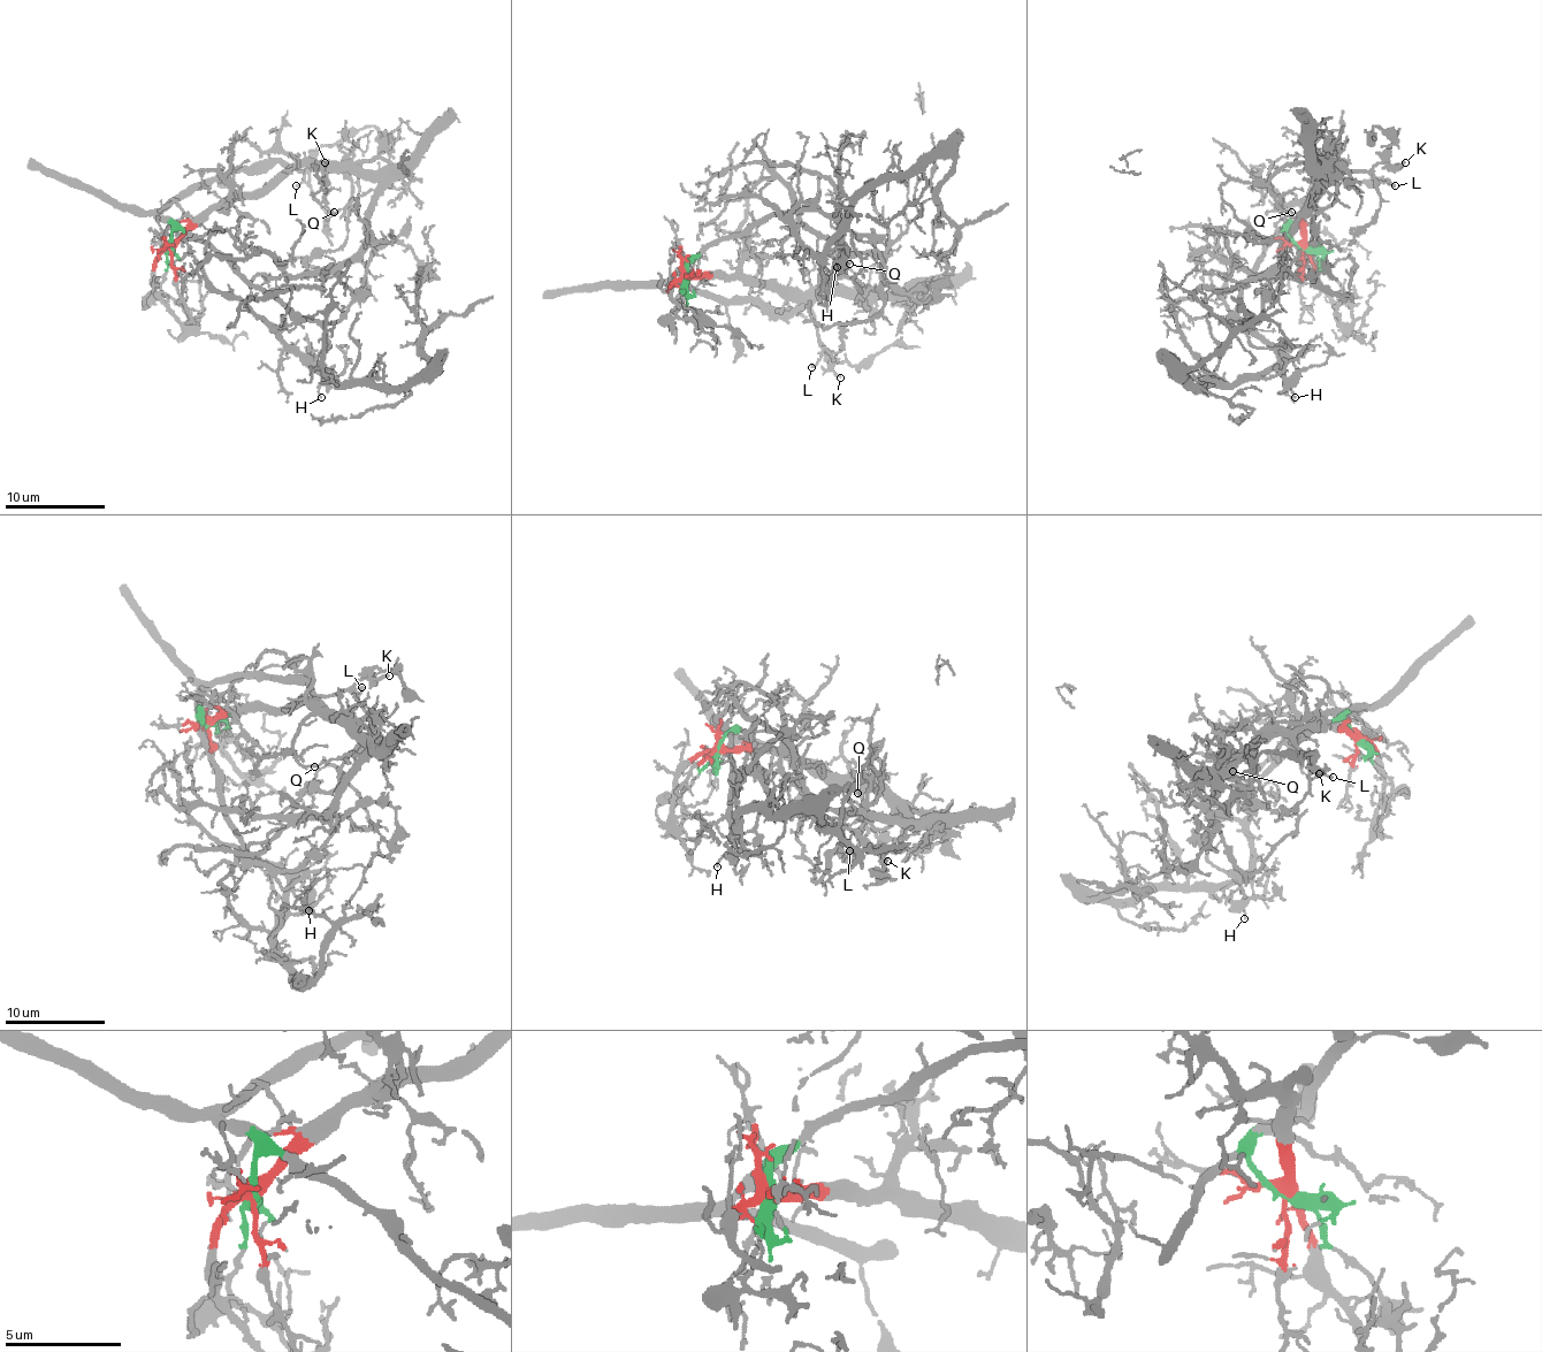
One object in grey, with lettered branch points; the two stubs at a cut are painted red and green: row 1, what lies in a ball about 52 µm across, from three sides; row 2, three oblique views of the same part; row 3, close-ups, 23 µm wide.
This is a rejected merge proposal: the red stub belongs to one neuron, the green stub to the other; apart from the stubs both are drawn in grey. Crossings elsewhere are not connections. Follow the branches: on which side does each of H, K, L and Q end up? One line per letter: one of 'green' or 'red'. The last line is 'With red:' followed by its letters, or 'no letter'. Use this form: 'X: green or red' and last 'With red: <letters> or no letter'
H: green
K: green
L: green
Q: red
With red: Q

